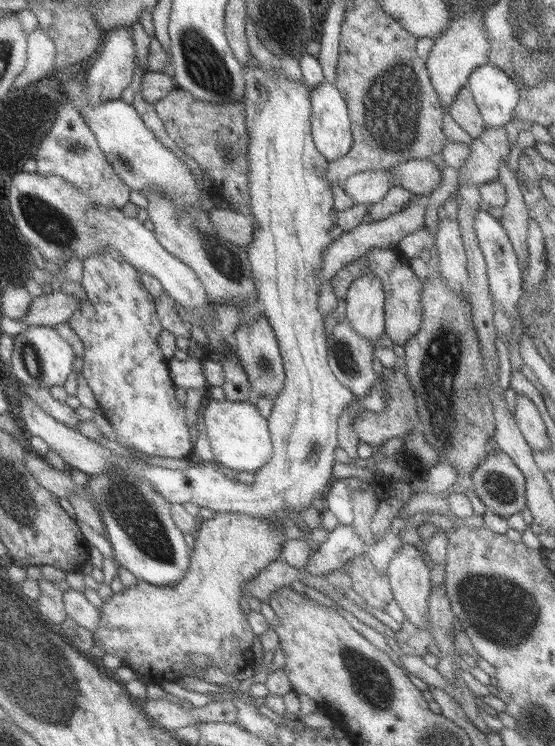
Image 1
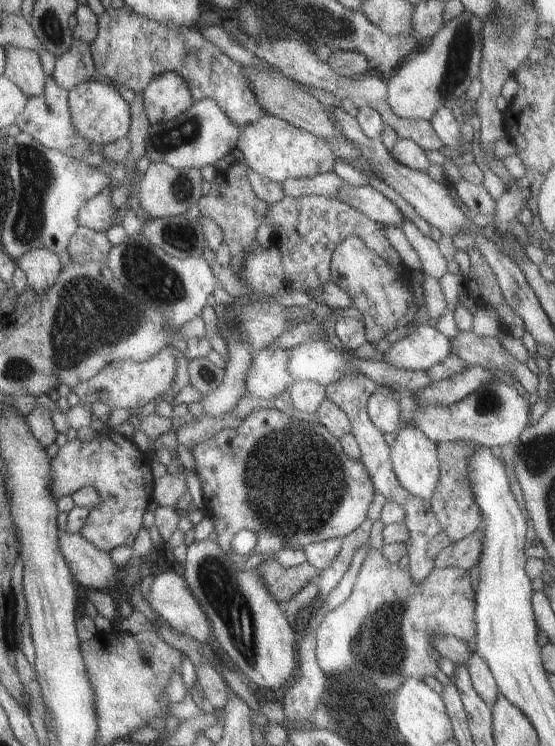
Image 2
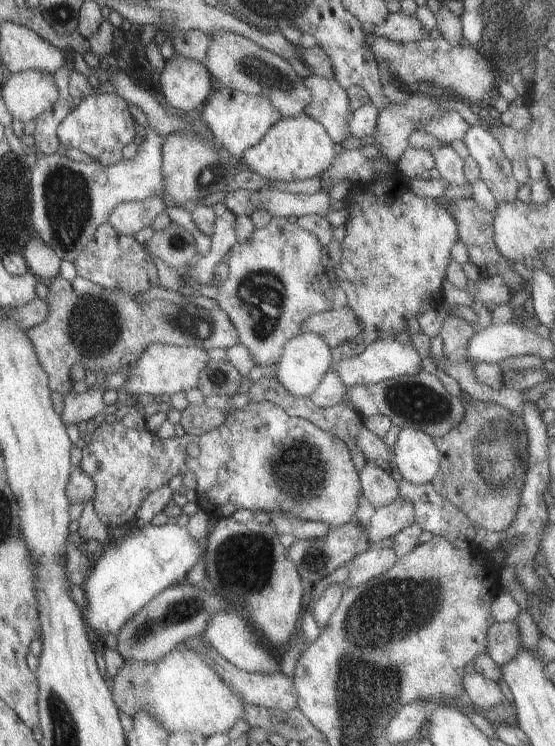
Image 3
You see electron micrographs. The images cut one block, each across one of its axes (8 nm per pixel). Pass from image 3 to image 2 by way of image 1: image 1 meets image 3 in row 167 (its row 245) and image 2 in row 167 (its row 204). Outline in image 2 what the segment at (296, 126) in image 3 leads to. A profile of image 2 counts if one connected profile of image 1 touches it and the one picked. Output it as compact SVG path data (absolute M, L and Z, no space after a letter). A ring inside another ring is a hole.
M267 113L242 128L235 148L239 149L249 169L278 183L329 172L337 161L326 140Z

